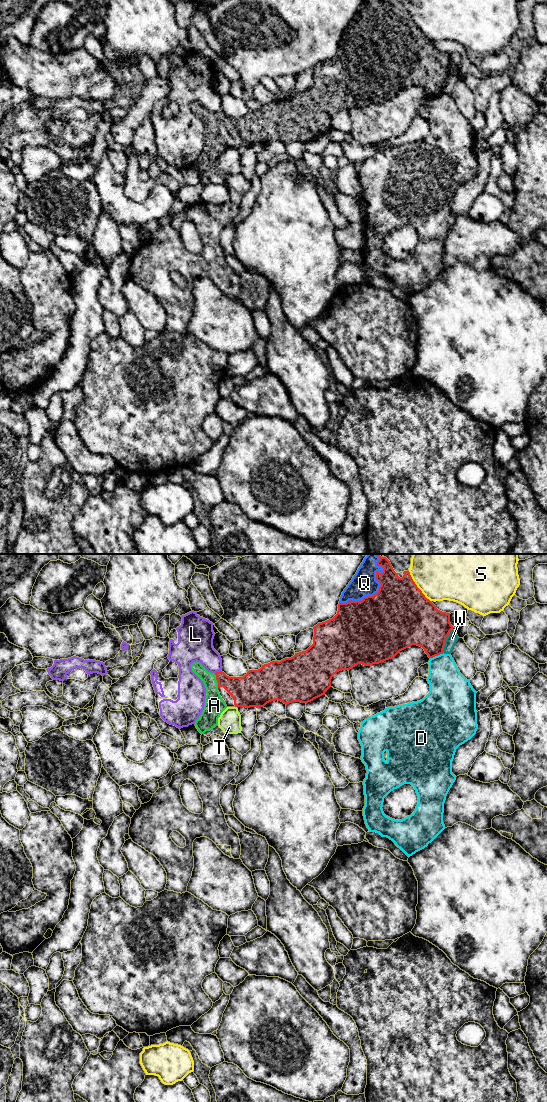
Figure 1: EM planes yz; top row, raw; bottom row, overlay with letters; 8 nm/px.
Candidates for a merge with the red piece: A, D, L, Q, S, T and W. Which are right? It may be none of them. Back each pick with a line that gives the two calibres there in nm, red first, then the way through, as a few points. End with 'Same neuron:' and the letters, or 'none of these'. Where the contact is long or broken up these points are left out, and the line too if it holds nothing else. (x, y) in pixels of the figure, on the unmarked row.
A: 220/160 nm | across yz (245, 130), (223, 120), (216, 119), (214, 145)
Q: 500/200 nm
Same neuron: A, Q

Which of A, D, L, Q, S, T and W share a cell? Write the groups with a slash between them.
A Q / D / L / S / T / W

